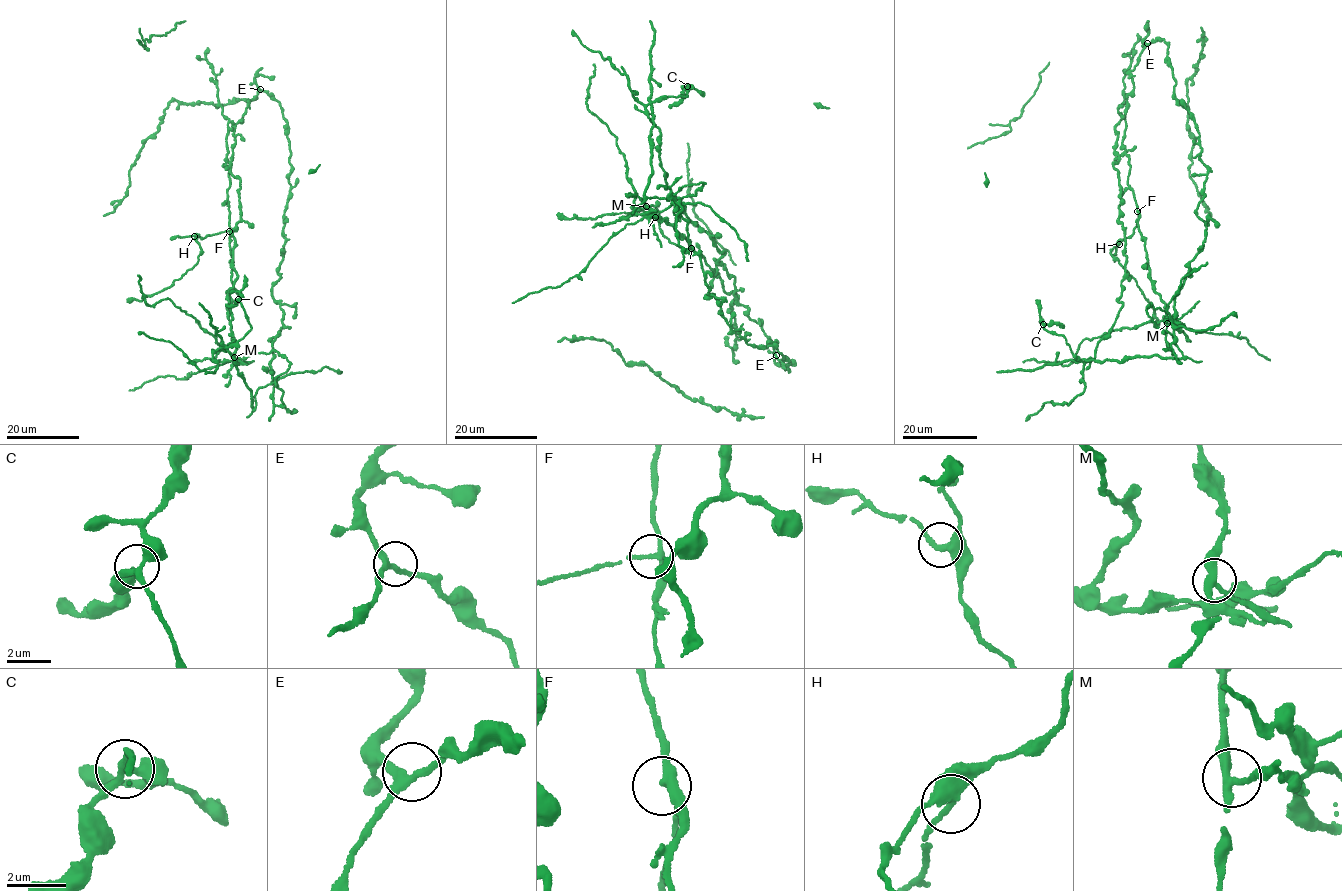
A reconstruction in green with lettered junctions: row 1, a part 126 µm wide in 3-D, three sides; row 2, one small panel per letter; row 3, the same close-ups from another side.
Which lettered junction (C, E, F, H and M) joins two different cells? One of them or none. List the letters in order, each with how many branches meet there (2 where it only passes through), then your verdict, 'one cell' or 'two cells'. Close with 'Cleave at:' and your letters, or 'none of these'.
C: branches 3; one cell
E: branches 3; one cell
F: branches 3; one cell
H: branches 3; one cell
M: branches 3; two cells
Cleave at: M

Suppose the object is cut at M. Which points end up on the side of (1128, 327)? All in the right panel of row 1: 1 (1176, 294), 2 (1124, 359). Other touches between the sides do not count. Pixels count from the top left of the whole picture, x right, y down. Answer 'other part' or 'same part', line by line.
1: other part
2: same part

